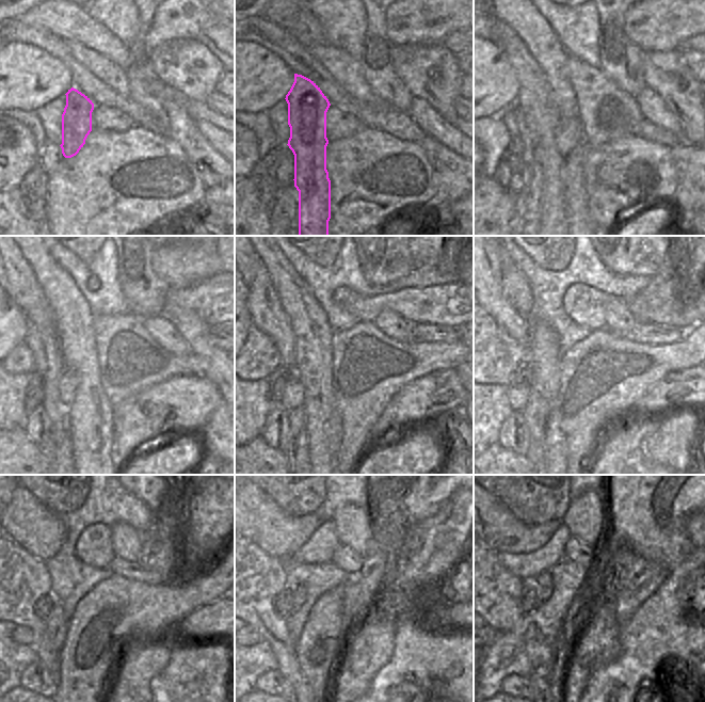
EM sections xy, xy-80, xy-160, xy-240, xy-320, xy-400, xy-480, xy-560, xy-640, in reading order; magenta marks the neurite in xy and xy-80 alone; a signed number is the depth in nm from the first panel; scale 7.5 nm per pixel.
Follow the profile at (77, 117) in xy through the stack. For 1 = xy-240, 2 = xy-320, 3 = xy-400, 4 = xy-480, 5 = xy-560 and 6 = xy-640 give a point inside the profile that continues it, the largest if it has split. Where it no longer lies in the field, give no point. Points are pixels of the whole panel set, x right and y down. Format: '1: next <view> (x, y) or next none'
1: next xy-240 (26, 291)
2: next xy-320 (256, 262)
3: next none
4: next none
5: next none
6: next none

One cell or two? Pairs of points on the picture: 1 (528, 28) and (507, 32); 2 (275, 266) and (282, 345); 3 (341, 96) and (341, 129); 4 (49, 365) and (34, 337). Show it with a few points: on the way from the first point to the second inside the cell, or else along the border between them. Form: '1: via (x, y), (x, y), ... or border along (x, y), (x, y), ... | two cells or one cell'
1: border along (494, 16), (503, 20), (517, 34) | two cells
2: border along (269, 275), (274, 292), (290, 321) | two cells
3: border along (331, 104), (335, 104), (352, 113), (362, 124) | two cells
4: via (45, 359), (41, 344) | one cell

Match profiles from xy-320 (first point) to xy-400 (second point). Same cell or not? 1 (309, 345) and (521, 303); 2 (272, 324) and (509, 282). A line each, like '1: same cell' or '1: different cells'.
1: different cells
2: different cells

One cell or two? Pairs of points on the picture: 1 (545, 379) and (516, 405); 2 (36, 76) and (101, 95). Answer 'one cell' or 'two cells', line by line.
1: two cells
2: two cells

